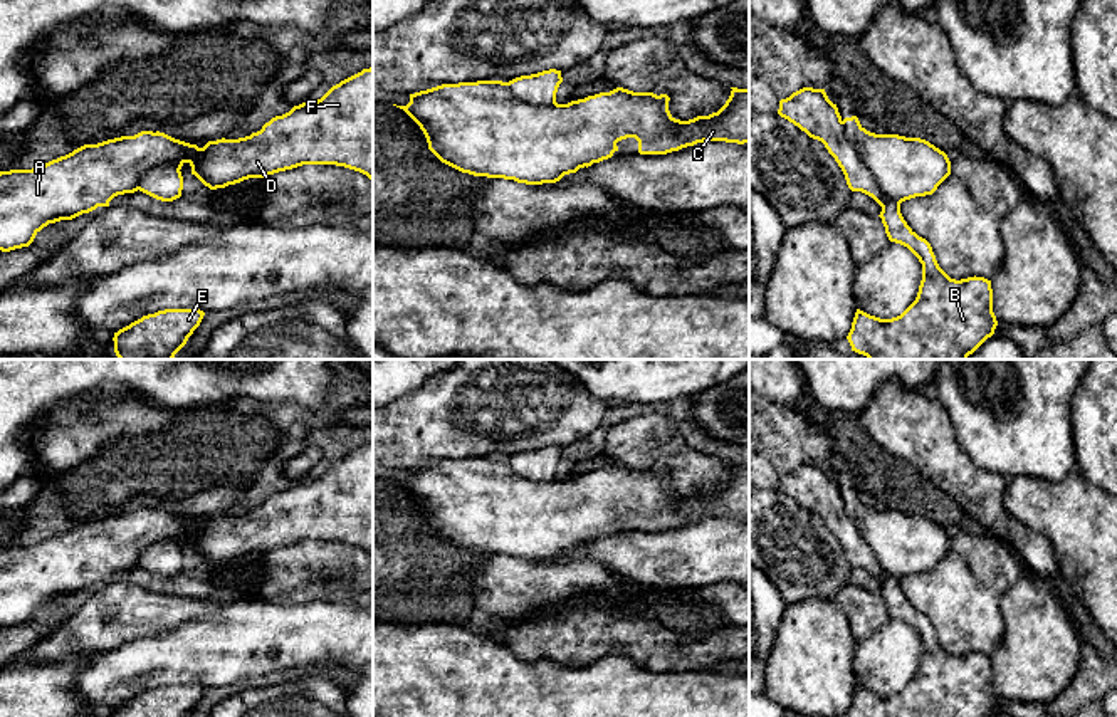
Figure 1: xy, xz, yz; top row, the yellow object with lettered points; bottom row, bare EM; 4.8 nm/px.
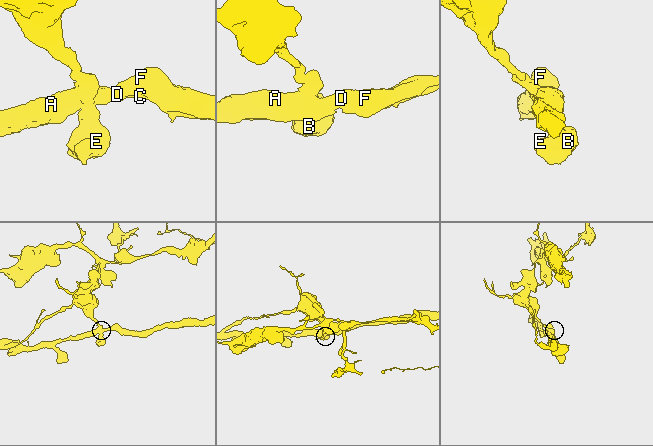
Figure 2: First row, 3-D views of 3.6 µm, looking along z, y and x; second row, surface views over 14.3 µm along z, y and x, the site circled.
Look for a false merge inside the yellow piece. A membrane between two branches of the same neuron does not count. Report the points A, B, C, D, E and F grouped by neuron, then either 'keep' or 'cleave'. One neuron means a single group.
A C D F / B E; cleave

